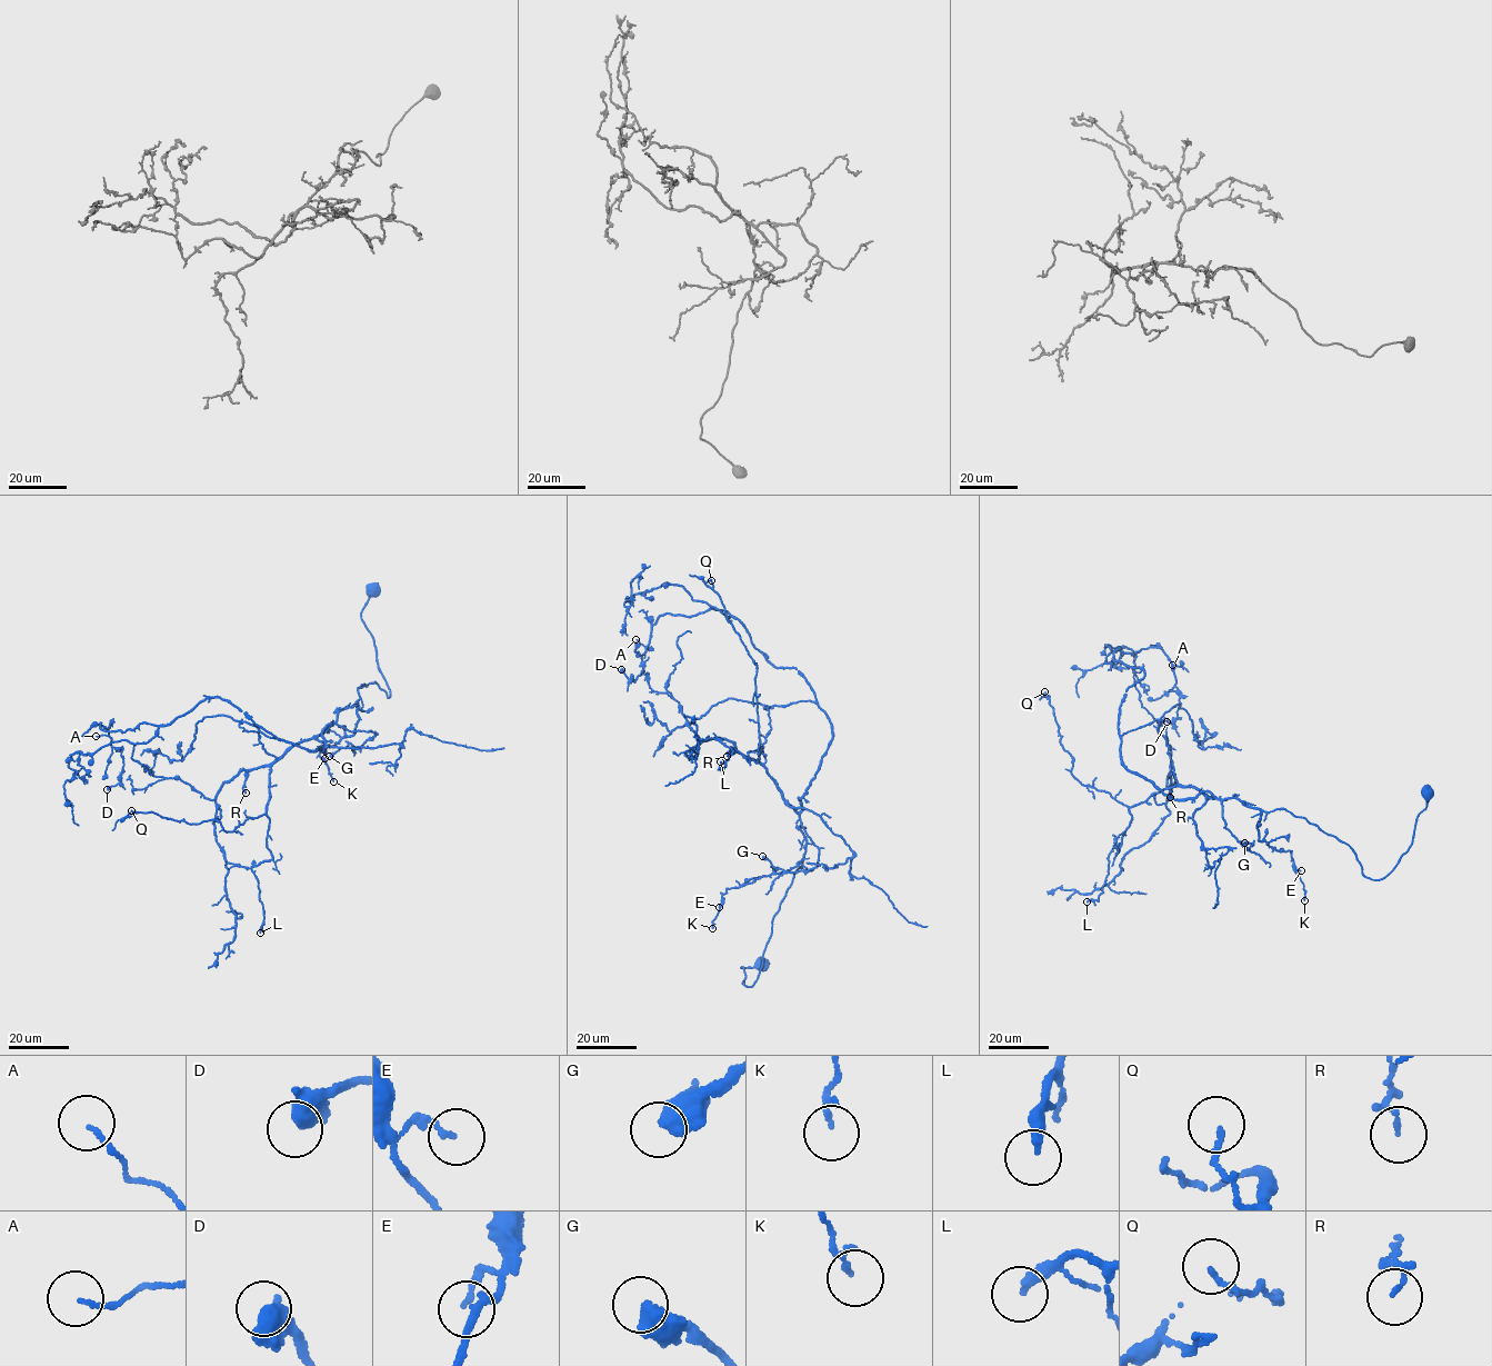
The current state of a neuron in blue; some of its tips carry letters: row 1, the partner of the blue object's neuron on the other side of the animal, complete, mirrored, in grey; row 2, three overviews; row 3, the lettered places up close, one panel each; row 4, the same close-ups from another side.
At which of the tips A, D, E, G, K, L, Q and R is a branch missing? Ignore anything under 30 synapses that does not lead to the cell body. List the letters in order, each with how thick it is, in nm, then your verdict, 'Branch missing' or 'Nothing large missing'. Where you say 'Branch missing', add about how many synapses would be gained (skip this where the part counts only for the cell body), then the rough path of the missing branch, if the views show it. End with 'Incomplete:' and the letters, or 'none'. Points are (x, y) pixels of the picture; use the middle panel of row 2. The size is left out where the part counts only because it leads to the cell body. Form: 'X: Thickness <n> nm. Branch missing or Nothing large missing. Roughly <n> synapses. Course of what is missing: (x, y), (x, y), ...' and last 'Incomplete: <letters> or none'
A: Thickness 110 nm. Nothing large missing
D: Thickness 650 nm. Nothing large missing
E: Thickness 130 nm. Nothing large missing
G: Thickness 550 nm. Nothing large missing
K: Thickness 120 nm. Nothing large missing
L: Thickness 280 nm. Nothing large missing
Q: Thickness 110 nm. Nothing large missing
R: Thickness 120 nm. Nothing large missing
Incomplete: none

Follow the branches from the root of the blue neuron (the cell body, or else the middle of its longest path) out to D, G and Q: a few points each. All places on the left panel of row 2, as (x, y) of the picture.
D: (373, 590), (390, 696), (361, 685), (324, 753), (210, 698), (100, 724), (123, 764), (107, 789)
G: (373, 590), (360, 615), (390, 696), (374, 681), (358, 688), (360, 698), (336, 723), (376, 735), (329, 756)
Q: (373, 590), (360, 615), (390, 696), (361, 685), (351, 708), (271, 766), (261, 816), (227, 833), (131, 810)

